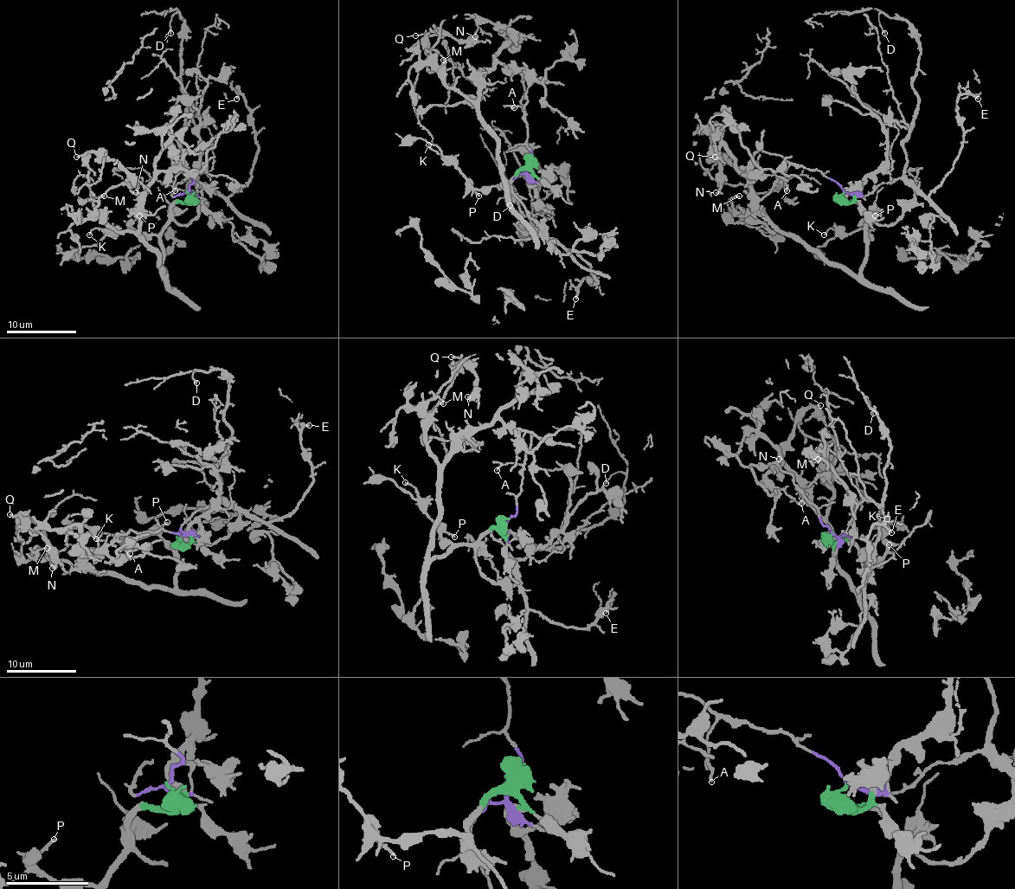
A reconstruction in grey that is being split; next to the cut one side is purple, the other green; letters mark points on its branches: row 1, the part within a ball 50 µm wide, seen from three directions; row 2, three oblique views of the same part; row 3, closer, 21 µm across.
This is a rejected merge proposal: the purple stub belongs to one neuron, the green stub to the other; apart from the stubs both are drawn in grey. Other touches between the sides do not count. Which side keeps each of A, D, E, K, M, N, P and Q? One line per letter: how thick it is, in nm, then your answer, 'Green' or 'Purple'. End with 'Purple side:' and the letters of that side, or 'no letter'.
A: Thickness 140 nm. Purple
D: Thickness 110 nm. Purple
E: Thickness 220 nm. Purple
K: Thickness 150 nm. Green
M: Thickness 110 nm. Green
N: Thickness 200 nm. Green
P: Thickness 160 nm. Green
Q: Thickness 140 nm. Green
Purple side: A, D, E

